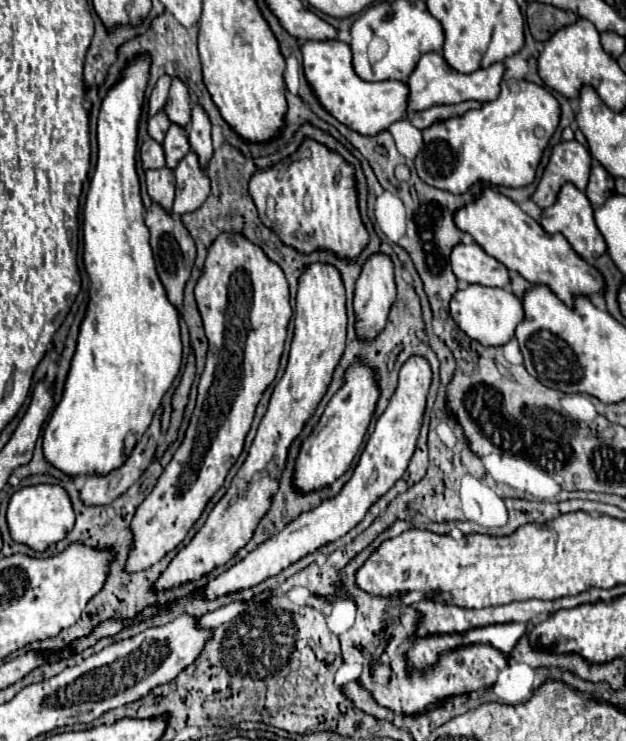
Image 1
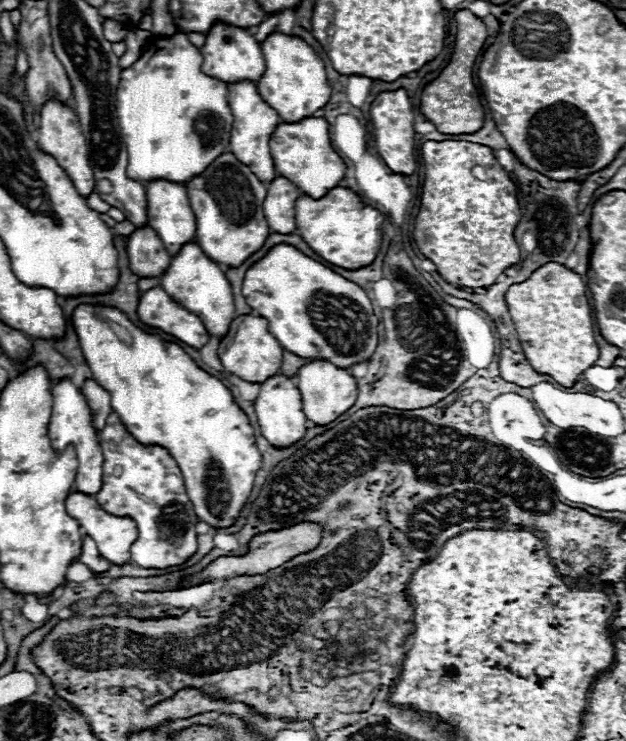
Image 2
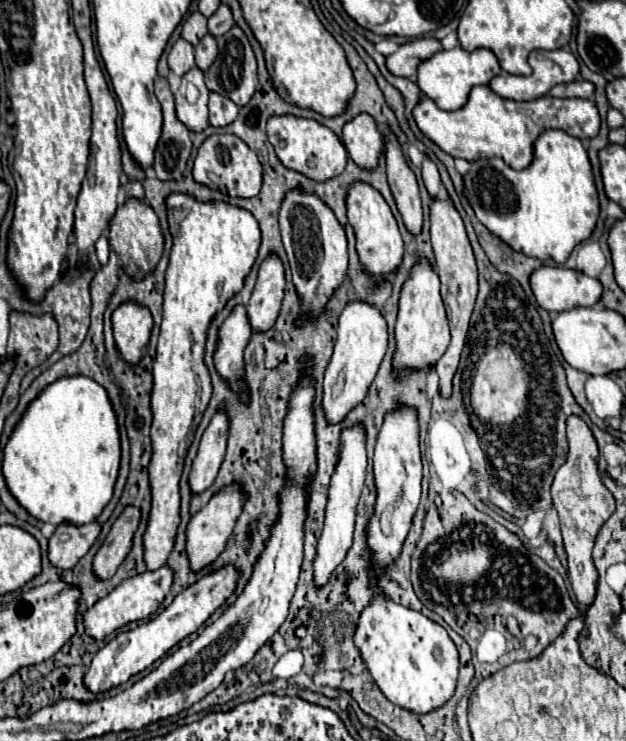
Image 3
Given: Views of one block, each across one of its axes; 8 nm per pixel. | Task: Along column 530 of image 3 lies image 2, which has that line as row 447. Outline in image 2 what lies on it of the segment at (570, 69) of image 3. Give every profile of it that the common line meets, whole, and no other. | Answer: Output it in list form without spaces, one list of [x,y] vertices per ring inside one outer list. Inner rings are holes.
[[[64,378],[52,388],[52,396],[54,396],[54,404],[52,404],[52,418],[50,418],[50,428],[48,428],[52,448],[62,452],[68,444],[74,446],[76,460],[78,460],[78,474],[76,474],[74,490],[88,496],[96,496],[102,488],[102,450],[98,444],[98,434],[92,426],[92,412],[82,392],[78,392],[68,378]]]

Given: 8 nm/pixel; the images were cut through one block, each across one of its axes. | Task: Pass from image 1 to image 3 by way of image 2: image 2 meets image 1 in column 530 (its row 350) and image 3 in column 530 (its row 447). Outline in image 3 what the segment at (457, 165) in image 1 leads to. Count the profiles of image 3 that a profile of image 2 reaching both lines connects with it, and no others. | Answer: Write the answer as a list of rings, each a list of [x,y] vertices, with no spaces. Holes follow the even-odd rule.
[[[544,130],[534,142],[534,160],[524,170],[510,168],[502,158],[484,158],[472,162],[468,174],[464,176],[464,188],[476,218],[494,236],[500,236],[508,246],[524,252],[526,256],[554,260],[556,264],[562,264],[572,248],[592,234],[598,220],[600,206],[588,154],[582,142],[564,130]]]

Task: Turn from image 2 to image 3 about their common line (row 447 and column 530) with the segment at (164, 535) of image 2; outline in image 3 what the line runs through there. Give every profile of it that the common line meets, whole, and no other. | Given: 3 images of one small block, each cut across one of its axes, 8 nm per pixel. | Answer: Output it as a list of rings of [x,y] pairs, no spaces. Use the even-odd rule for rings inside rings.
[[[474,86],[468,102],[458,110],[440,110],[428,96],[422,96],[412,110],[420,132],[440,146],[452,158],[480,160],[500,156],[512,168],[526,168],[532,160],[532,144],[536,136],[548,128],[560,128],[576,138],[592,138],[600,130],[596,104],[588,98],[552,98],[542,96],[530,102],[506,100],[488,86]]]

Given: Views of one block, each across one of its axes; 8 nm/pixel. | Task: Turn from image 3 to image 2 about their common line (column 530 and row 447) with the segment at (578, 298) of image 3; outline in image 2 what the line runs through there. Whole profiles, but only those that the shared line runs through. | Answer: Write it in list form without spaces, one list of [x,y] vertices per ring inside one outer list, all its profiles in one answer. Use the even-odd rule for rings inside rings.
[[[276,374],[276,376],[268,378],[266,382],[262,382],[258,400],[254,402],[254,408],[256,408],[256,418],[260,424],[262,436],[270,444],[276,444],[276,448],[288,448],[288,446],[296,444],[298,440],[302,440],[302,436],[306,432],[306,416],[302,410],[300,392],[290,378]]]

